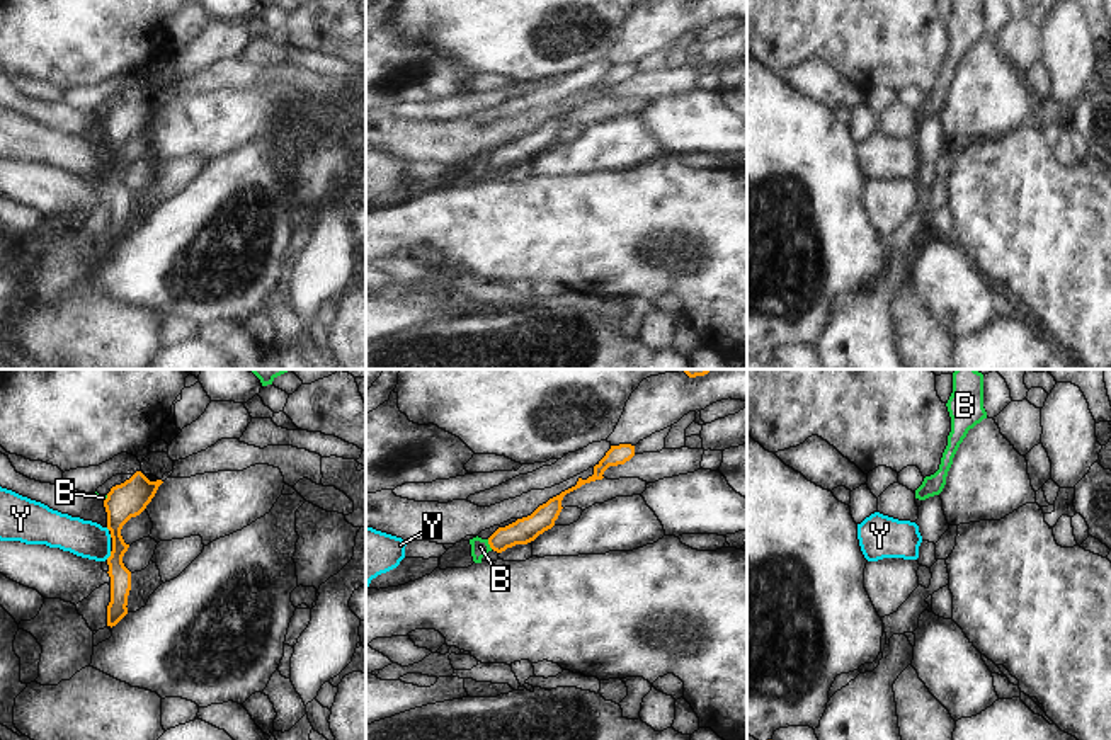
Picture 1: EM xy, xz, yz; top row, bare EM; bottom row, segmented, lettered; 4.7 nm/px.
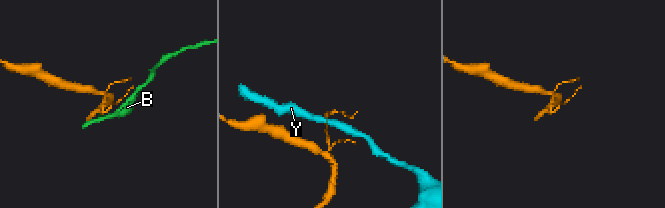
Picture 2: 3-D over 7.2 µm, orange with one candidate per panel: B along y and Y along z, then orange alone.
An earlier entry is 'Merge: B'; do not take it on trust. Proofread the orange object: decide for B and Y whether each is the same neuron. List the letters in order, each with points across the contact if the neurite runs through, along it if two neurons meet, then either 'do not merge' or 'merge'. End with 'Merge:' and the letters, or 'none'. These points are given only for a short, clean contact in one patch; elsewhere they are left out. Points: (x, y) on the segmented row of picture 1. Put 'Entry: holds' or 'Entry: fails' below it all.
B: border along xz (487, 540), (492, 548); do not merge
Y: border along xy (111, 552), (106, 558); do not merge
Merge: none
Entry: fails

